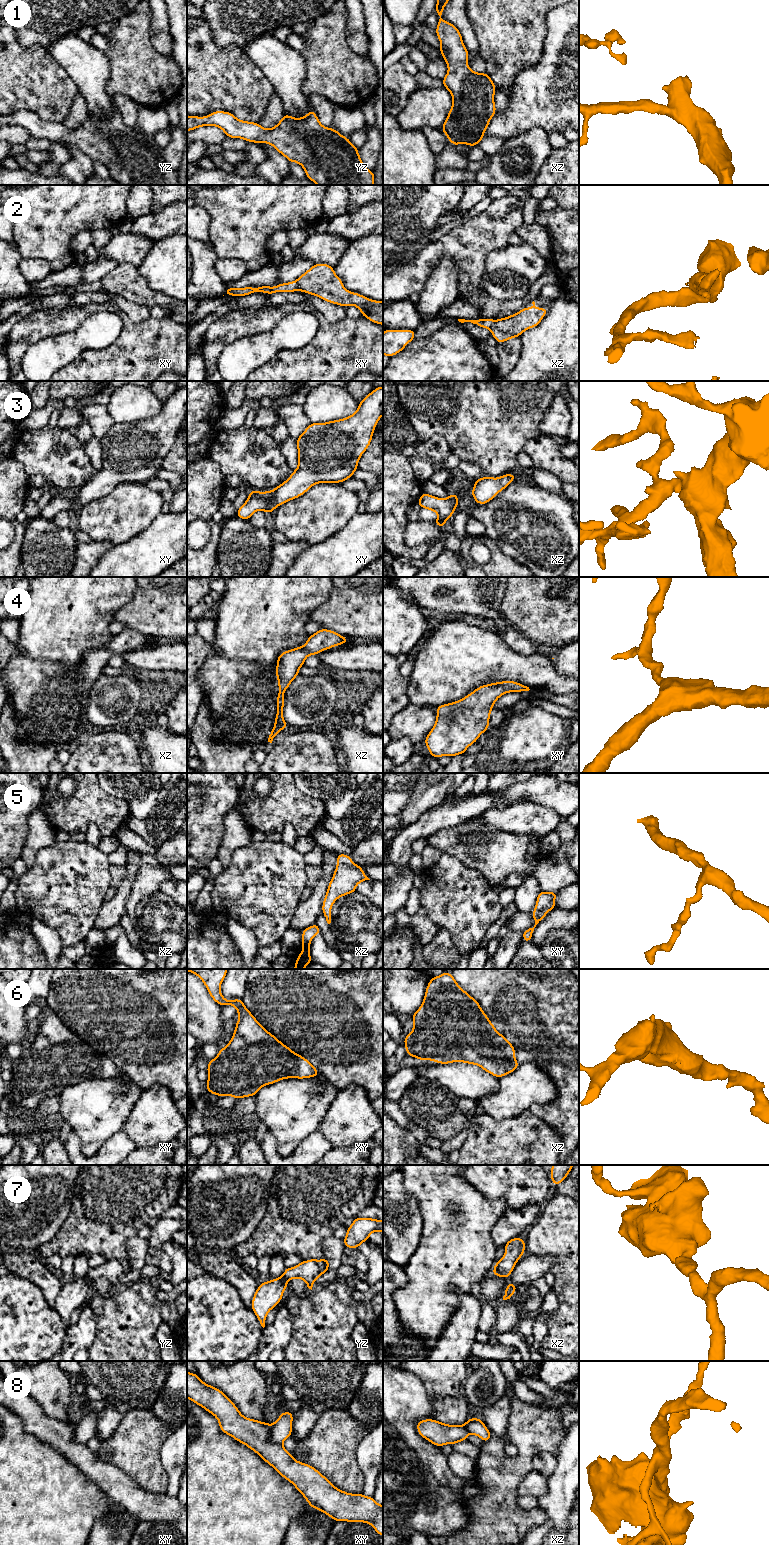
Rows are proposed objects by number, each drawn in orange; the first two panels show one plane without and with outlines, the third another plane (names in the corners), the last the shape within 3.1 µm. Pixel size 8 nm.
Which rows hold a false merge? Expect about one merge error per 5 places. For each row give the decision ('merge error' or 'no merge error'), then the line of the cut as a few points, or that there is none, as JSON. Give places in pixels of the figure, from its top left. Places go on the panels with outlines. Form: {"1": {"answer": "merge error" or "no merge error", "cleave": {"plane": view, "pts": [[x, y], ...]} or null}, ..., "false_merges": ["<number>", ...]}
{"1": {"answer": "no merge error", "cleave": null}, "2": {"answer": "merge error", "cleave": {"plane": "xy", "pts": [[295, 281], [297, 289]]}}, "3": {"answer": "no merge error", "cleave": null}, "4": {"answer": "no merge error", "cleave": null}, "5": {"answer": "no merge error", "cleave": null}, "6": {"answer": "no merge error", "cleave": null}, "7": {"answer": "no merge error", "cleave": null}, "8": {"answer": "merge error", "cleave": {"plane": "xy", "pts": [[269, 1425], [270, 1439], [281, 1444]]}}, "false_merges": ["2", "8"]}

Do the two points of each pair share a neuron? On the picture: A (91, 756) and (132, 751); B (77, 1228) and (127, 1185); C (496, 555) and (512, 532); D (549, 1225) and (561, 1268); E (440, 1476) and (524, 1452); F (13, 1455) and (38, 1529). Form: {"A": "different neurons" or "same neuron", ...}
{"A": "same neuron", "B": "same neuron", "C": "different neurons", "D": "same neuron", "E": "different neurons", "F": "same neuron"}

